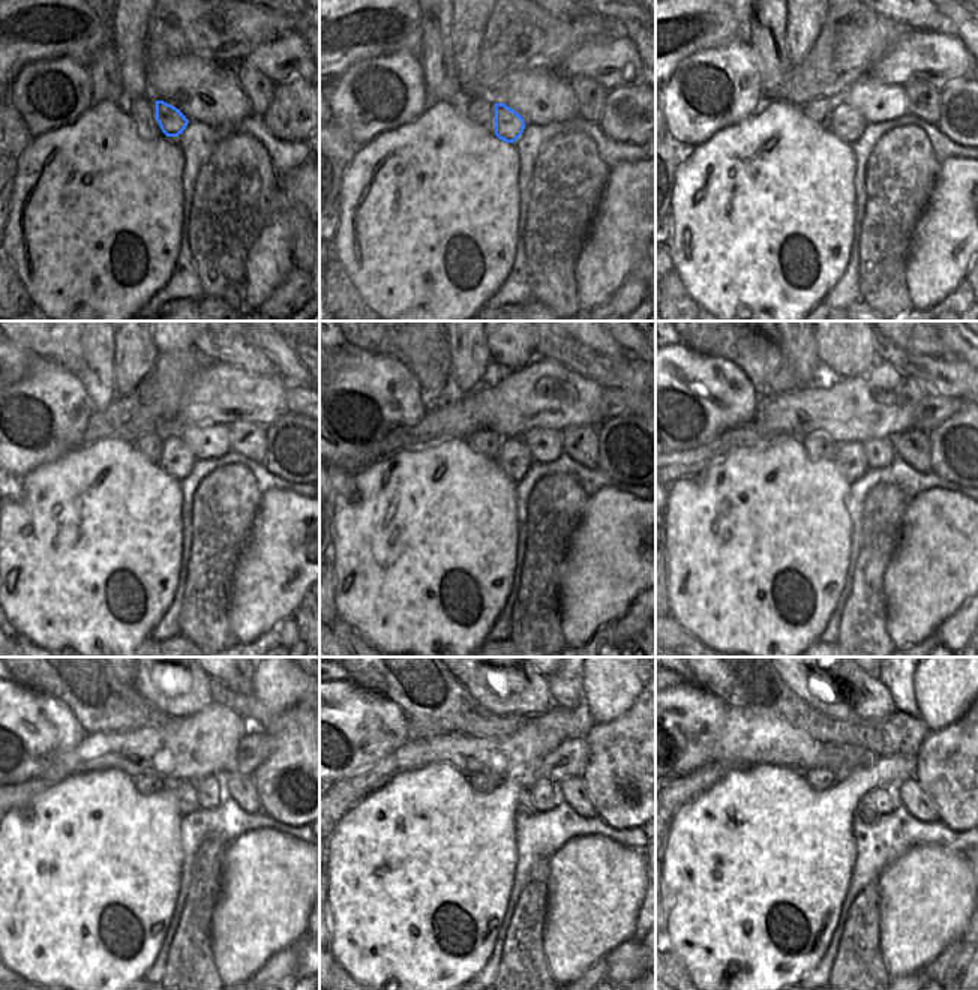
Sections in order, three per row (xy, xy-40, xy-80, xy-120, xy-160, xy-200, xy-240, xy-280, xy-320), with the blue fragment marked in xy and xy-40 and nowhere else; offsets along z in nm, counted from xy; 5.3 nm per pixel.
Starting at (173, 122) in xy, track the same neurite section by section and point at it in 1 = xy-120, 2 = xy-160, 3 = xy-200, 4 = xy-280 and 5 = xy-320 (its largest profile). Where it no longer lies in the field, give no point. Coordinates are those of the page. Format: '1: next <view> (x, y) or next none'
1: next xy-120 (176, 458)
2: next xy-160 (513, 456)
3: next xy-200 (849, 458)
4: next xy-280 (524, 806)
5: next xy-320 (864, 813)

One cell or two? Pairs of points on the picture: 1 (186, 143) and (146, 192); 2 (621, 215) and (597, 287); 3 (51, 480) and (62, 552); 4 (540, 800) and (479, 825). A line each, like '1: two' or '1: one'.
1: two
2: one
3: one
4: two

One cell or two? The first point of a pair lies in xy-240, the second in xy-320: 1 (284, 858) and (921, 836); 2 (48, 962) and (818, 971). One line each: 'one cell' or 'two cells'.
1: two cells
2: two cells

